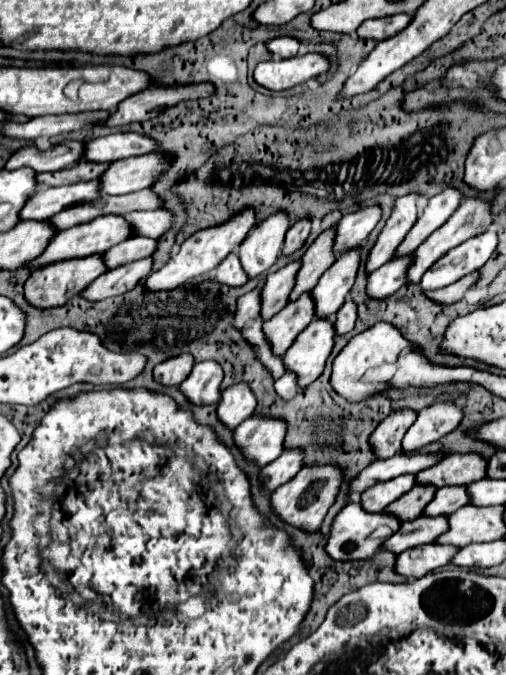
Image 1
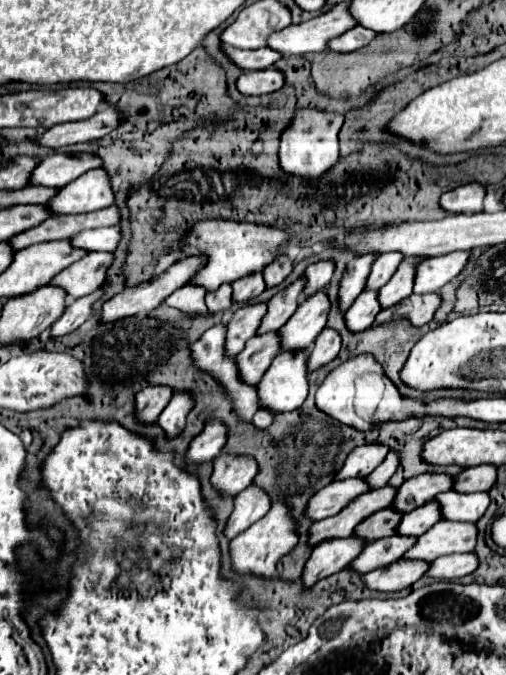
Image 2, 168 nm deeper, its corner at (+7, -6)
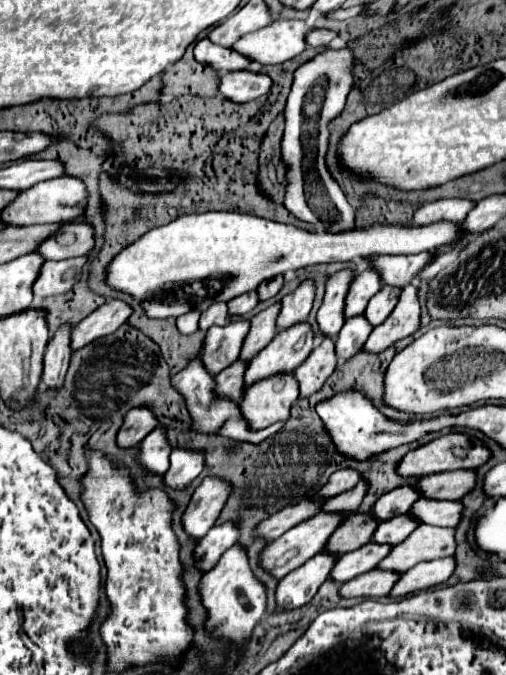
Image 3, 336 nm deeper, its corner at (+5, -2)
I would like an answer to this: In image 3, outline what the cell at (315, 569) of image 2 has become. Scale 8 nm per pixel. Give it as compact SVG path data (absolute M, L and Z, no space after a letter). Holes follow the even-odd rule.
M319 552L315 558L307 560L303 566L289 572L277 584L277 590L275 590L277 606L283 610L295 610L305 606L329 576L335 560L337 556Z

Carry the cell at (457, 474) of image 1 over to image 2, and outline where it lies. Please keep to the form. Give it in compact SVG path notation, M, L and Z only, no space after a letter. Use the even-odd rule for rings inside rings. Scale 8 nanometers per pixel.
M419 474L409 480L405 480L399 490L397 498L393 500L393 506L401 512L415 510L417 506L433 500L437 494L447 492L453 488L455 478L449 474Z

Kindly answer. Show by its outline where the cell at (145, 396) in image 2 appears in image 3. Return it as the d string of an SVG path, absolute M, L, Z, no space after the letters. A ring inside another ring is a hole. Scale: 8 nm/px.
M139 408L139 410L129 410L123 418L123 426L117 432L117 446L119 448L131 448L137 446L143 436L147 436L155 426L155 416L151 410Z

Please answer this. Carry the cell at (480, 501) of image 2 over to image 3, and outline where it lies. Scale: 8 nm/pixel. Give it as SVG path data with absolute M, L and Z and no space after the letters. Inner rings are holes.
M419 498L417 502L413 502L413 506L407 514L413 516L419 524L455 528L459 524L459 518L461 518L461 508L463 508L461 502Z

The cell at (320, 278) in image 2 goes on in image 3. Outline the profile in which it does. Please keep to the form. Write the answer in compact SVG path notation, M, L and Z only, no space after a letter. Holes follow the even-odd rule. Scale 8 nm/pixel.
M307 280L295 292L291 292L289 296L285 296L281 300L281 310L279 310L279 316L275 322L277 332L283 332L283 330L307 320L311 304L313 304L313 294L315 294L313 282Z

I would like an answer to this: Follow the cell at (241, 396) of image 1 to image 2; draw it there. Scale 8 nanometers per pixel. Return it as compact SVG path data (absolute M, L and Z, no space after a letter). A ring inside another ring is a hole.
M209 418L209 422L205 422L203 432L191 442L191 446L187 450L187 456L185 456L187 462L213 460L225 448L227 432L229 430L223 422L219 422L217 418Z

